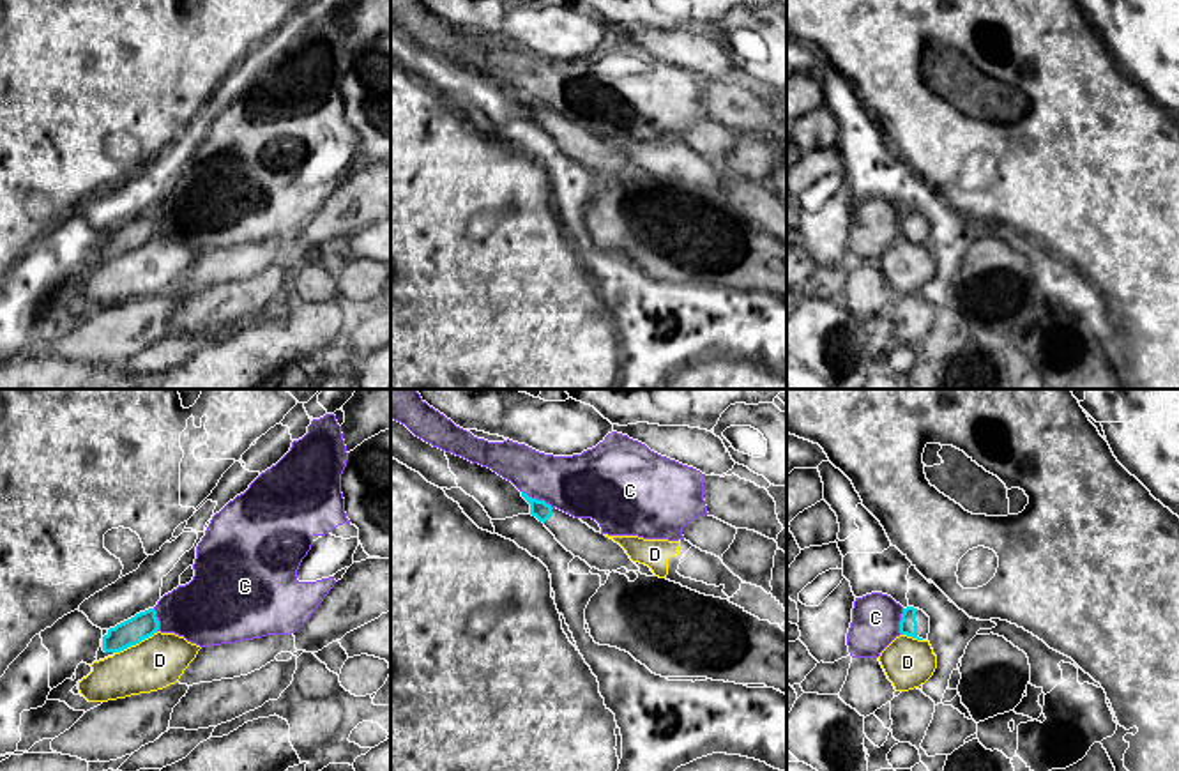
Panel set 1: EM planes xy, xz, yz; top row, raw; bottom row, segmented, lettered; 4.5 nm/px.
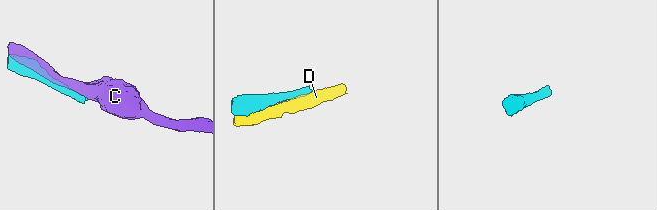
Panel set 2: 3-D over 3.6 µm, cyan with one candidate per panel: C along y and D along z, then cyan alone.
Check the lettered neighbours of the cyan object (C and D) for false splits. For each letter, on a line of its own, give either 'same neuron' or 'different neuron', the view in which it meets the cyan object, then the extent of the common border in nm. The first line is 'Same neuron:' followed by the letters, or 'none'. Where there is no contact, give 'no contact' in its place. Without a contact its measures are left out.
Same neuron: none
C: different neuron; meets cyan in xz; contact 170 nm long
D: different neuron; meets cyan in xy; contact 220 nm long

